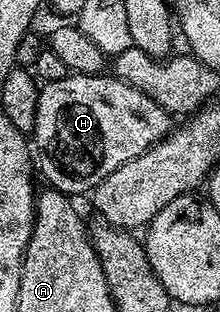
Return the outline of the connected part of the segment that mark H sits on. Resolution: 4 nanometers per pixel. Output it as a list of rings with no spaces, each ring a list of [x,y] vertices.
[[[68,73],[60,81],[42,83],[38,88],[32,159],[37,174],[43,175],[53,190],[77,197],[93,192],[124,161],[140,157],[171,130],[170,112],[124,80],[110,73]]]

